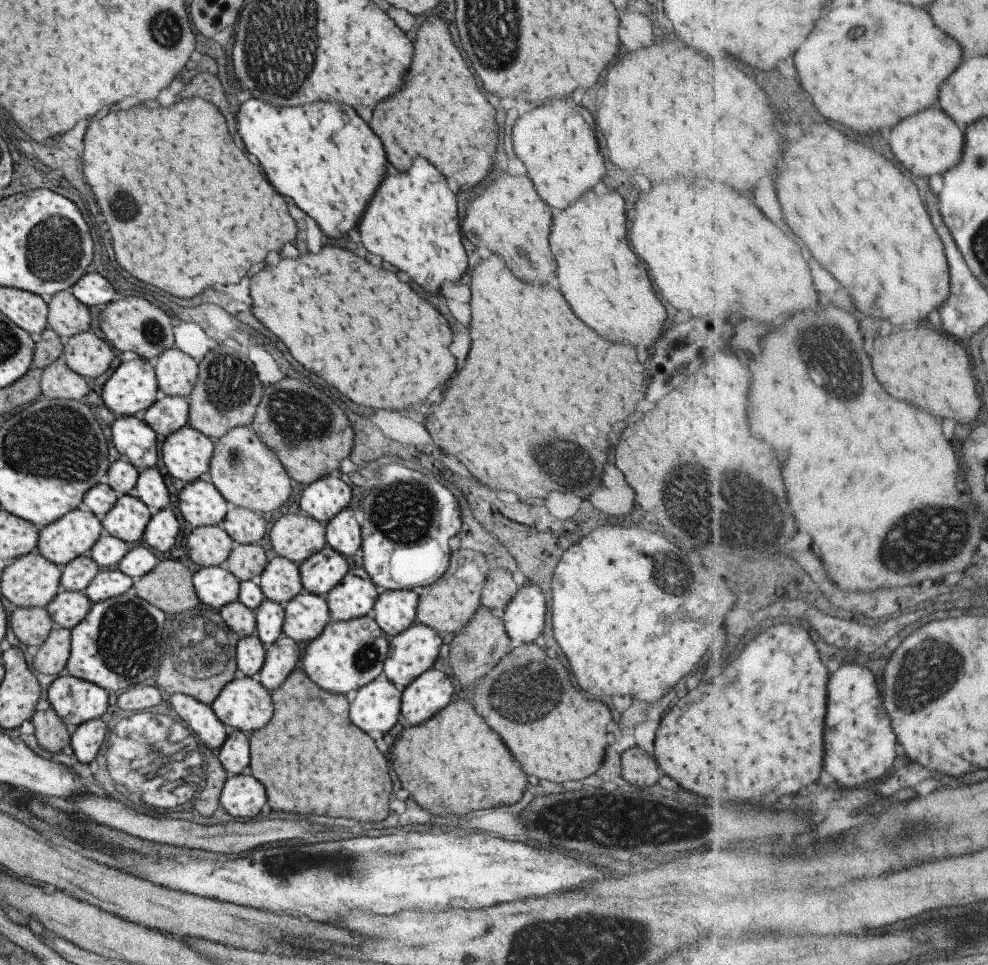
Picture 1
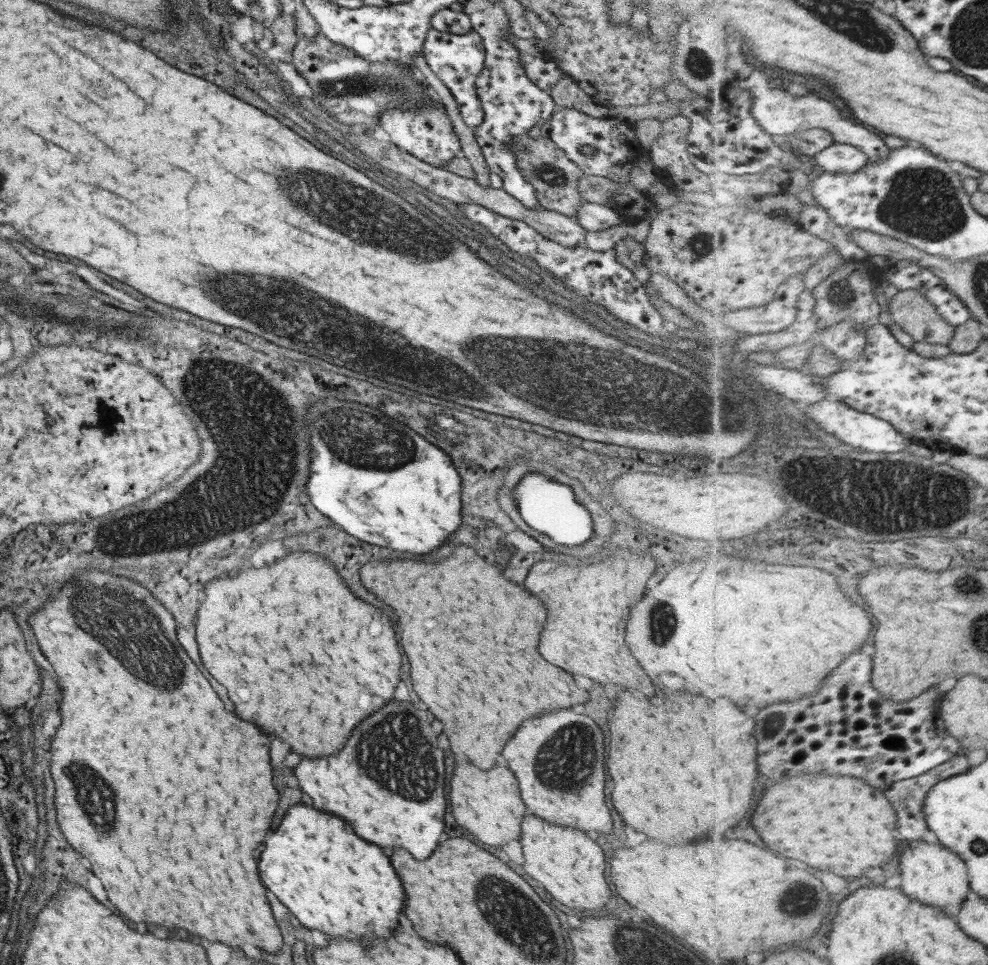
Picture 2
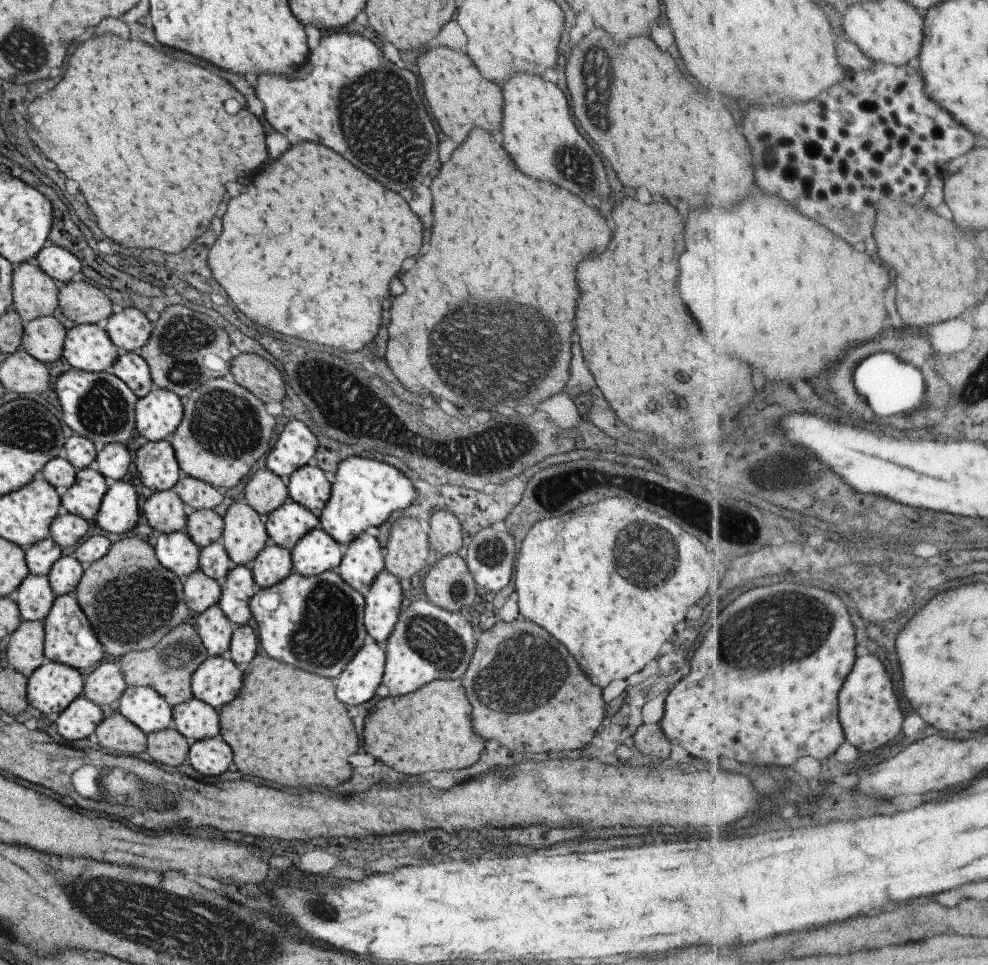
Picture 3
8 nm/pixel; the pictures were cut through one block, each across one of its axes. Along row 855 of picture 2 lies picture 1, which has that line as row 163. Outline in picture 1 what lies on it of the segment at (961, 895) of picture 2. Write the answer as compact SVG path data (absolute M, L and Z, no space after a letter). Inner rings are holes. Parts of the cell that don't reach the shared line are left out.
M929 108L915 116L901 120L890 134L890 148L896 160L913 176L930 178L943 176L963 160L963 149L967 146L966 133L943 109Z

